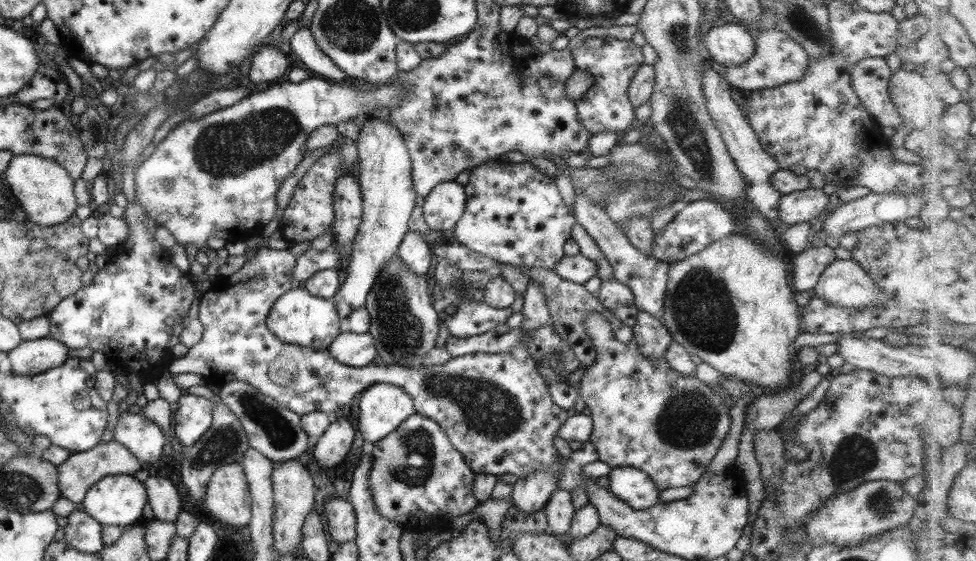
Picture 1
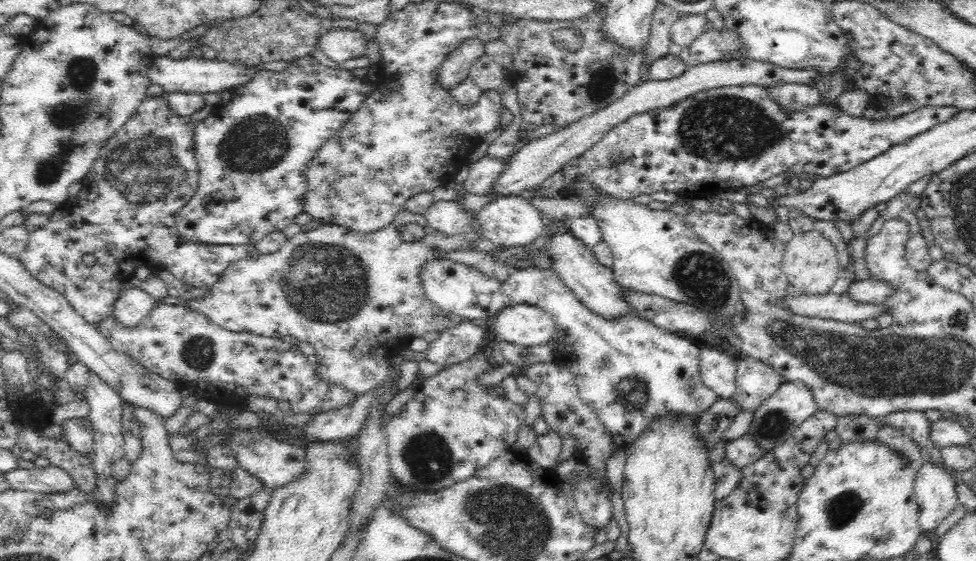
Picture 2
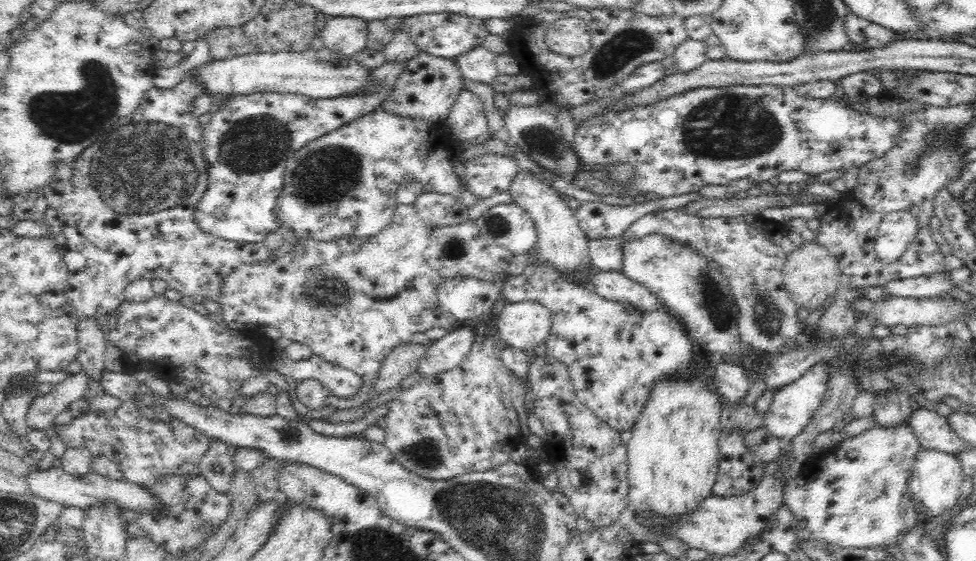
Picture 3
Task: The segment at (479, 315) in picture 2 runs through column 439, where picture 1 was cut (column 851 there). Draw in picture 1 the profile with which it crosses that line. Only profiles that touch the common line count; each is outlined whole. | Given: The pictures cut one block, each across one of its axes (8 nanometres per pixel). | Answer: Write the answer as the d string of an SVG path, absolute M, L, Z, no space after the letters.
M835 260L825 267L812 288L816 297L840 307L880 306L887 298L853 260Z

